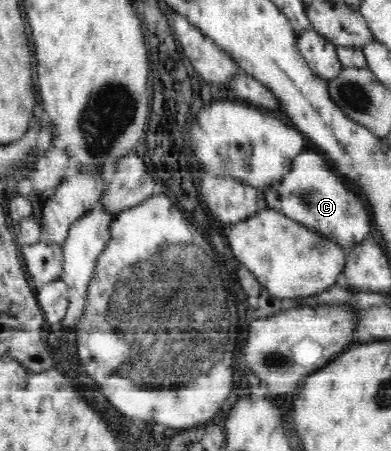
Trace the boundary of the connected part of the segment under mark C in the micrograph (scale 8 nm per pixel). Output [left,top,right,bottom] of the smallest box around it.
[263,152,372,250]

